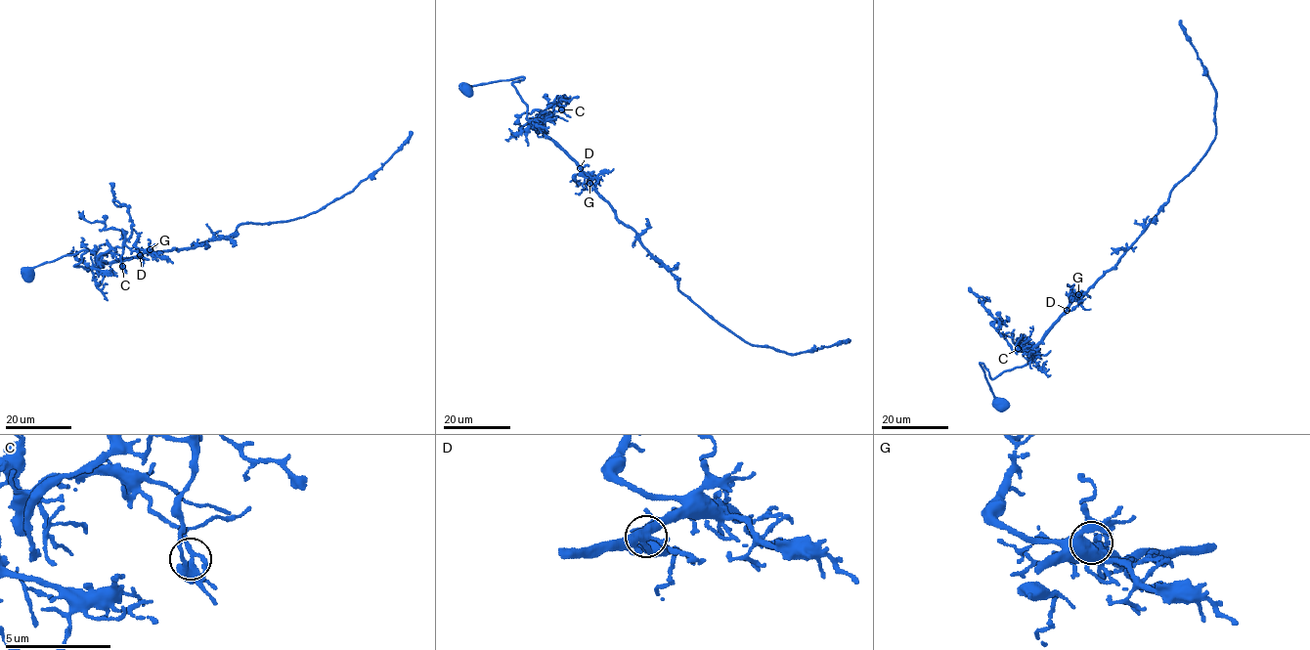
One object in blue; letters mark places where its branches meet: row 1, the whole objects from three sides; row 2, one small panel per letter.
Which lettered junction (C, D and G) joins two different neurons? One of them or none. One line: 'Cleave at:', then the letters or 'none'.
Cleave at: C

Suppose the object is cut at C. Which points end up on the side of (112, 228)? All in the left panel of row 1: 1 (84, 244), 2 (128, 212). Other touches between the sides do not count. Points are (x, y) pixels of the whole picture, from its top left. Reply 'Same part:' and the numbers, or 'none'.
Same part: 2

